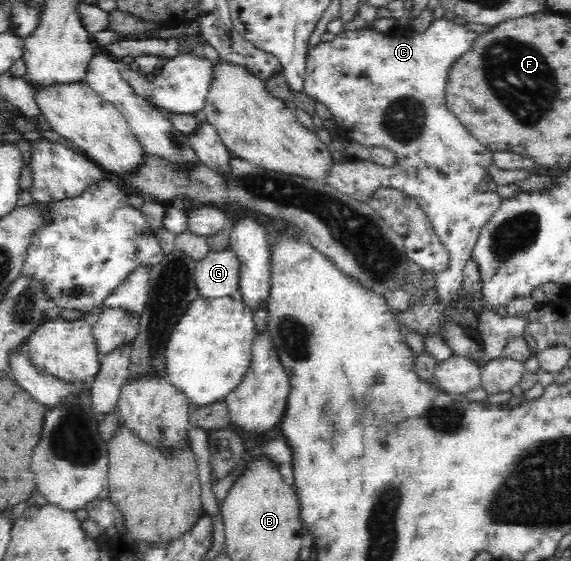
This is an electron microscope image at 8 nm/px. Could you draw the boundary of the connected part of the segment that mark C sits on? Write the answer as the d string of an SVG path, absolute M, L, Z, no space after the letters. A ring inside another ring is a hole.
M446 17L435 18L430 22L429 26L423 29L413 28L413 26L401 26L392 29L390 32L379 32L377 29L372 30L363 27L362 29L356 30L346 30L341 31L337 36L327 42L321 41L316 44L309 52L306 54L305 59L305 78L304 78L304 92L305 96L309 96L314 101L321 102L325 104L329 112L331 112L332 120L331 123L334 125L335 131L341 135L346 140L355 140L358 143L364 145L365 147L370 147L371 145L383 145L394 154L394 163L389 167L384 167L381 165L371 165L371 164L359 164L353 160L345 160L342 162L331 161L326 171L322 174L320 178L325 186L330 186L343 194L346 194L349 198L353 199L354 202L359 204L367 204L377 190L383 188L388 190L395 190L404 192L407 196L412 198L418 205L419 208L425 213L425 216L430 220L433 230L439 237L439 240L447 251L451 255L452 268L449 268L446 272L438 274L440 280L438 283L440 294L446 302L451 302L457 298L457 290L461 288L463 282L463 266L467 259L472 256L472 252L477 244L481 229L485 226L485 223L497 212L497 209L501 206L502 198L496 197L489 192L482 193L478 190L479 184L482 182L482 178L487 174L487 168L493 164L493 150L487 147L487 145L481 143L477 137L474 137L465 125L457 118L457 115L447 107L447 80L449 80L450 73L452 72L454 64L461 58L465 56L473 42L477 40L479 36L475 30L469 30L465 26L465 22L459 21L457 19L449 20Z

